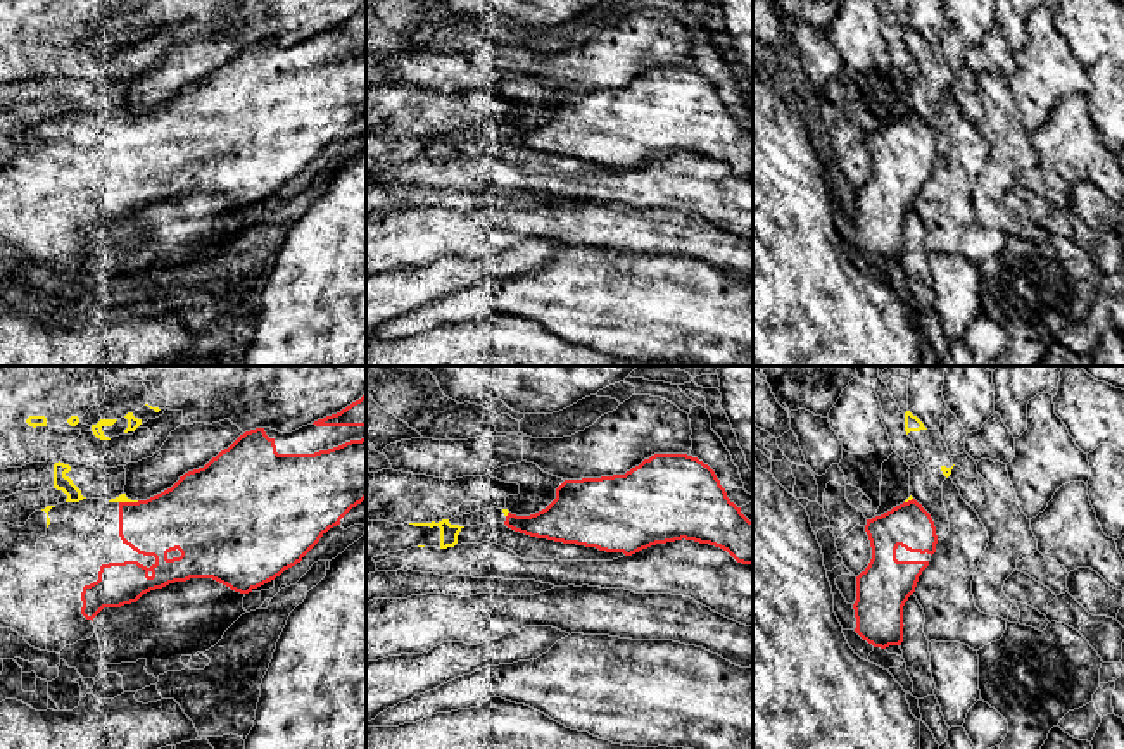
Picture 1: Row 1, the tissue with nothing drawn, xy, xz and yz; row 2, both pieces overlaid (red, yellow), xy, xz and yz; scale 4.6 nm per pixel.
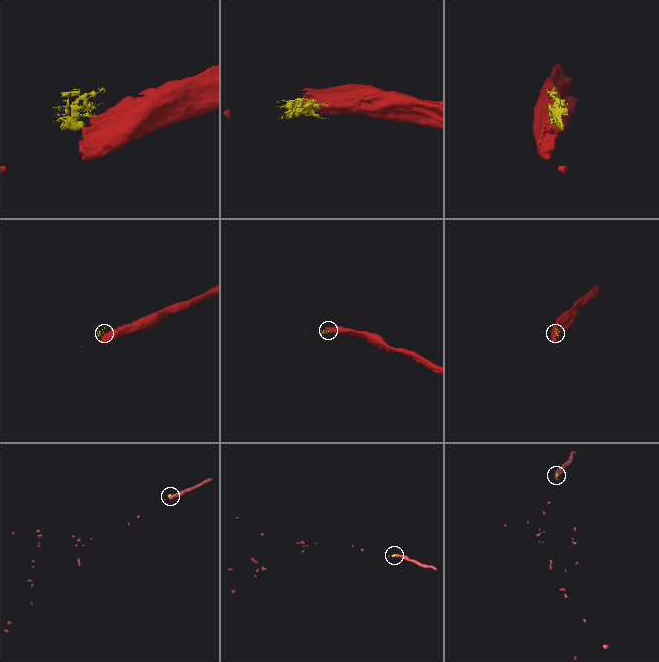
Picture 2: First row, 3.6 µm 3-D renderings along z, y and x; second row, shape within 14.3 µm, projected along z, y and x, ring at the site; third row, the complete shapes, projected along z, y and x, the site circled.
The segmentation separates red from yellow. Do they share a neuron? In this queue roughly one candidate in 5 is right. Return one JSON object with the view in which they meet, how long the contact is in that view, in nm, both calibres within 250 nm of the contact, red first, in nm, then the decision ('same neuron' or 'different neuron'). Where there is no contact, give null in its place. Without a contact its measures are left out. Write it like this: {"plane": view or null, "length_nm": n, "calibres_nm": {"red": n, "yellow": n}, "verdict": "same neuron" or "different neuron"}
{"plane": "xy", "length_nm": 100, "calibres_nm": {"red": 280, "yellow": 40}, "verdict": "different neuron"}

